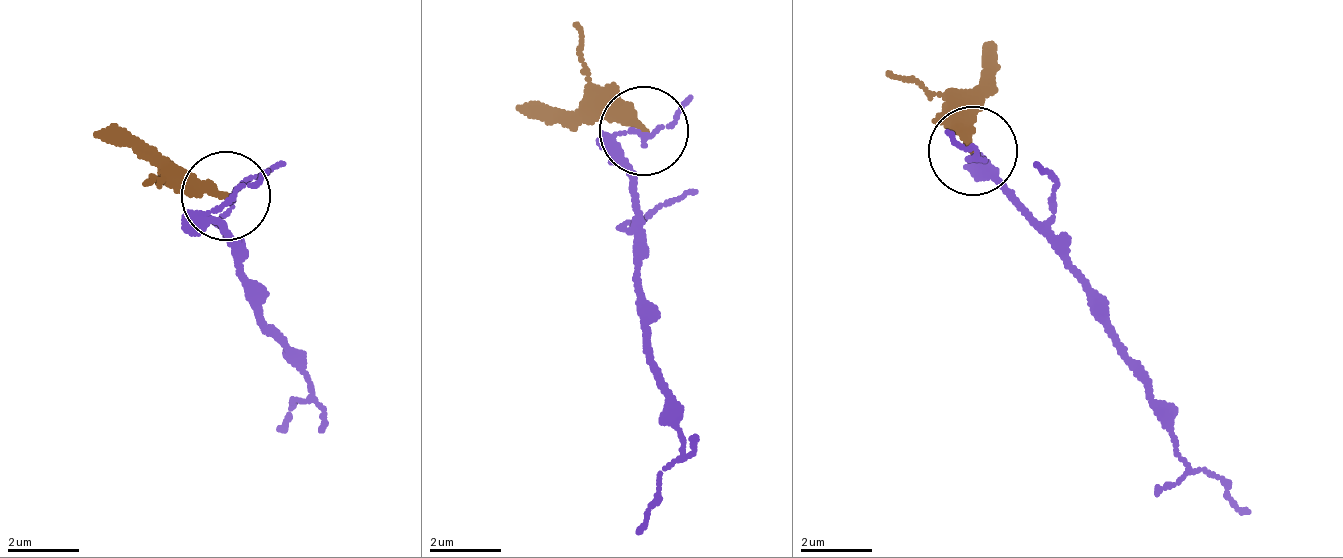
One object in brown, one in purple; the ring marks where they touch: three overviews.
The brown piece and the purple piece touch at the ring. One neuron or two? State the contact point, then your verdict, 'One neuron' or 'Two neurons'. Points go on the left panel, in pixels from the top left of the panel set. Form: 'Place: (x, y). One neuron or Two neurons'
Place: (226, 196). Two neurons

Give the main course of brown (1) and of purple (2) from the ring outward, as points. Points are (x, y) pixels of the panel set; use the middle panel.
1: (641, 132), (598, 119), (514, 103)
2: (641, 135), (621, 142), (640, 259), (641, 343), (677, 437), (634, 532)

